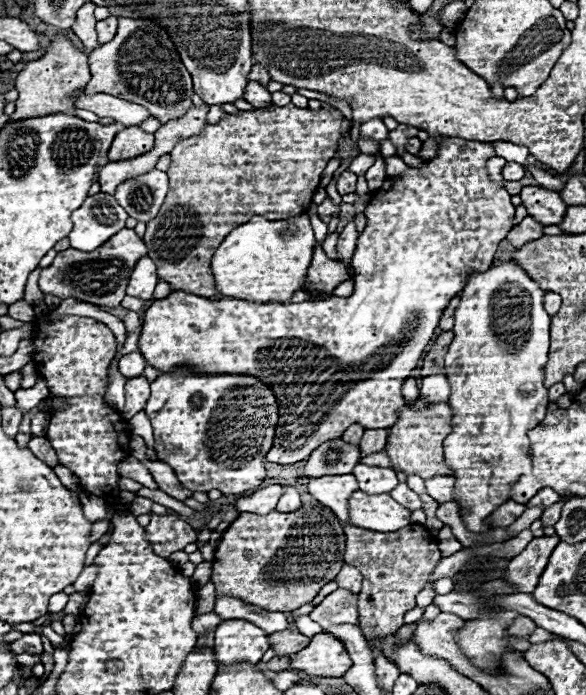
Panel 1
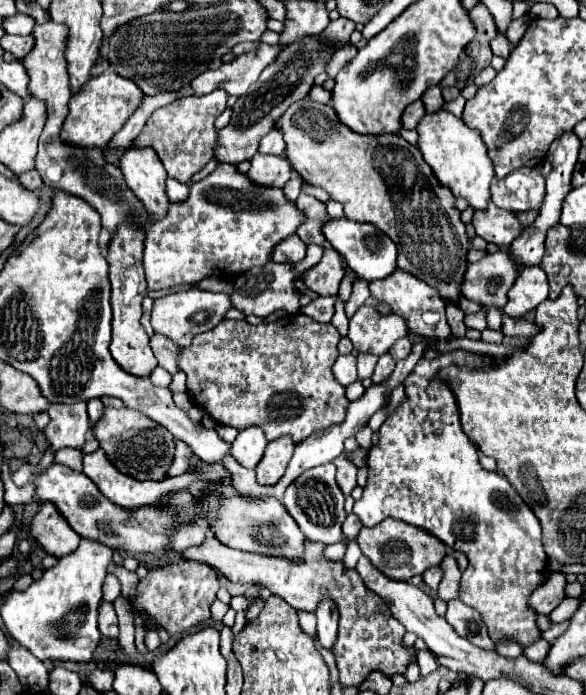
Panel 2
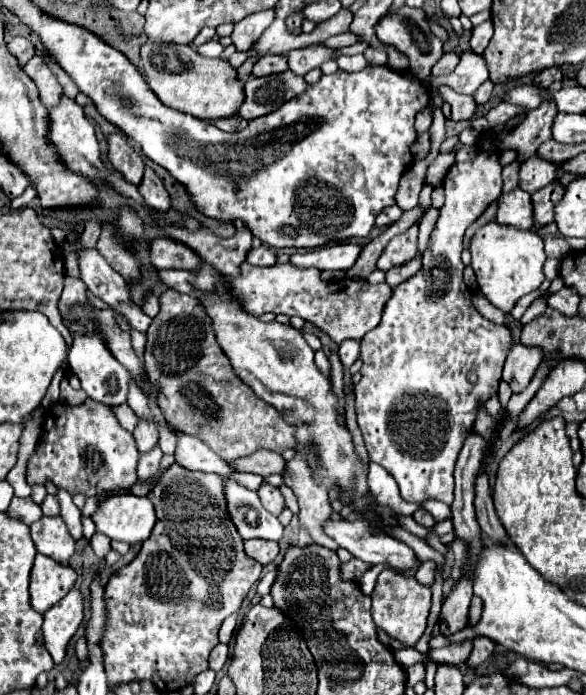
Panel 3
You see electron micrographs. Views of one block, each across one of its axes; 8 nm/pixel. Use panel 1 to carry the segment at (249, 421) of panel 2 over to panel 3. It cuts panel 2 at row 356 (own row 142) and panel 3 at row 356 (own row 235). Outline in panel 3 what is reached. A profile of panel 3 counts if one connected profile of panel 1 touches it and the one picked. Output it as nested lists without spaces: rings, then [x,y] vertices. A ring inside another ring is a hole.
[[[166,288],[160,296],[160,312],[158,316],[154,316],[146,334],[148,342],[144,352],[144,366],[152,386],[158,392],[158,406],[176,430],[202,438],[202,442],[224,460],[250,456],[260,448],[268,448],[272,452],[282,454],[284,450],[296,446],[296,426],[286,422],[286,414],[280,414],[268,402],[258,398],[254,390],[244,384],[238,374],[234,374],[228,356],[216,340],[210,316],[206,314],[206,308],[198,298],[180,294],[174,288]]]

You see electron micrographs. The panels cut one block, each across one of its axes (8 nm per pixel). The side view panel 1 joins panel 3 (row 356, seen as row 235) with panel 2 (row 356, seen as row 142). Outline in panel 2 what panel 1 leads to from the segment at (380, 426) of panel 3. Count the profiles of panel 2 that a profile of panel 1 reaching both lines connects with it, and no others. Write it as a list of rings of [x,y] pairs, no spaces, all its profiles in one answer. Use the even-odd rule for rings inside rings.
[[[454,350],[454,352],[446,352],[446,354],[440,354],[440,358],[436,360],[426,360],[422,358],[414,370],[408,374],[408,378],[404,380],[404,390],[406,390],[406,398],[402,400],[402,404],[386,418],[386,422],[382,424],[382,428],[378,430],[378,444],[372,446],[368,450],[368,484],[364,486],[364,494],[358,502],[354,502],[354,514],[364,522],[364,526],[376,526],[380,524],[382,520],[386,518],[394,518],[394,520],[402,520],[402,522],[408,522],[410,526],[416,526],[420,530],[426,530],[428,534],[436,536],[440,542],[448,544],[448,548],[452,550],[458,550],[458,552],[464,552],[468,556],[468,568],[464,570],[462,574],[462,582],[460,582],[460,600],[472,608],[476,608],[484,620],[484,624],[488,626],[488,634],[492,638],[492,642],[502,642],[504,638],[512,638],[516,642],[520,642],[522,646],[528,646],[536,640],[540,640],[540,630],[536,628],[536,612],[532,608],[528,608],[528,598],[530,594],[544,582],[544,570],[546,570],[546,554],[544,554],[544,548],[542,548],[542,528],[540,528],[540,522],[538,518],[532,514],[532,510],[524,504],[524,500],[516,494],[516,490],[510,486],[510,482],[496,474],[496,472],[488,472],[484,470],[480,464],[478,464],[478,448],[476,444],[462,432],[462,426],[460,426],[460,412],[458,412],[458,404],[456,404],[456,398],[450,390],[450,386],[438,378],[438,372],[446,366],[468,366],[468,368],[486,368],[492,364],[492,358],[484,356],[484,354],[474,354],[474,352],[462,352],[462,350]]]

